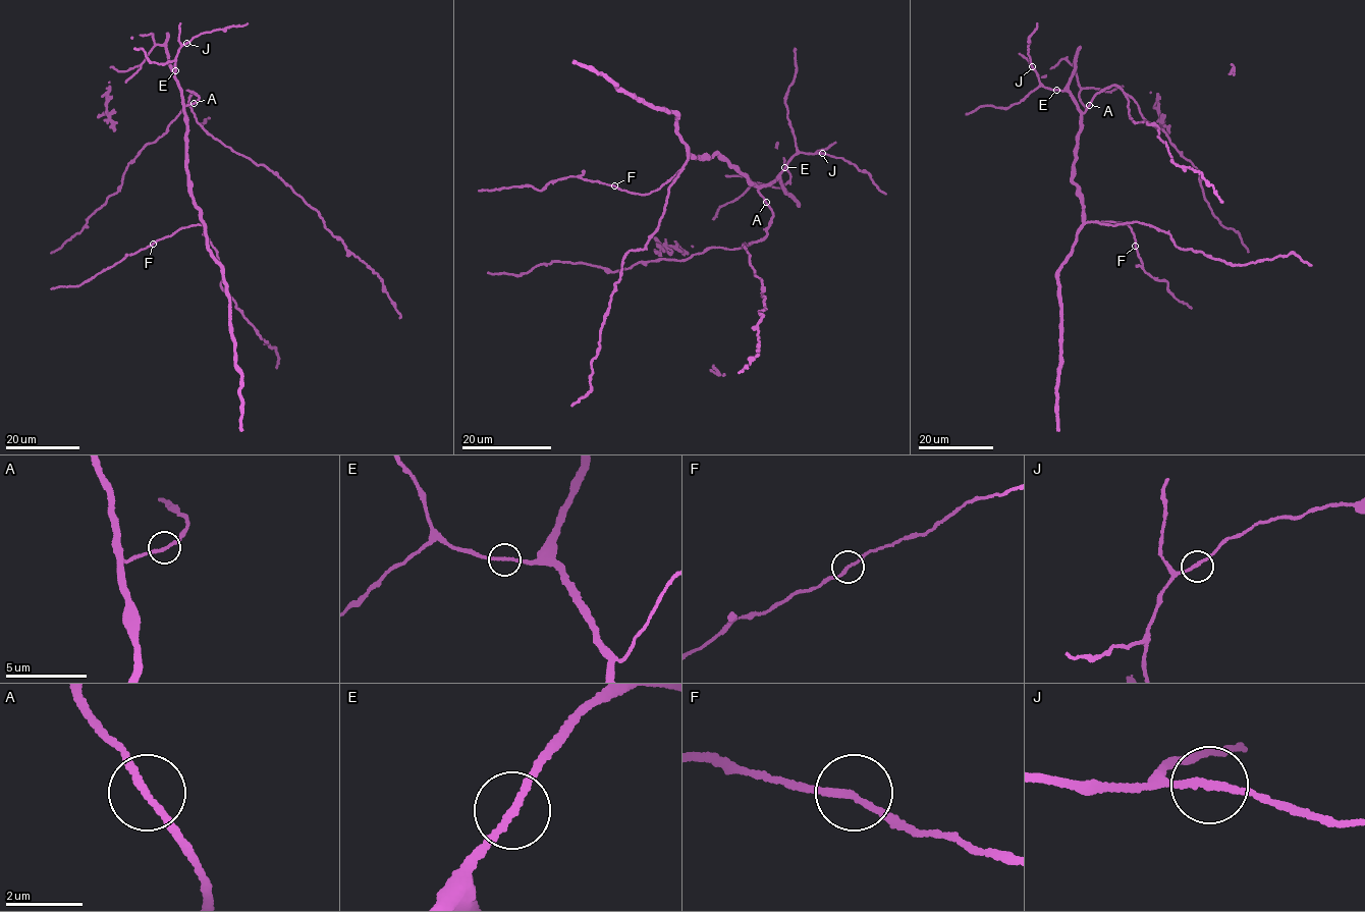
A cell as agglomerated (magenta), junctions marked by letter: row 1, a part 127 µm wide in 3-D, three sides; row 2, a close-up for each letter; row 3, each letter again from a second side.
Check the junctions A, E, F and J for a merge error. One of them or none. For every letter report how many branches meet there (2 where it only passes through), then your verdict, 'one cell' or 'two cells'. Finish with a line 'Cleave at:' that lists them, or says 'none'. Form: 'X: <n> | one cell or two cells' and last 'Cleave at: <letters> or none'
A: 2 | one cell
E: 2 | one cell
F: 2 | one cell
J: 2 | one cell
Cleave at: none

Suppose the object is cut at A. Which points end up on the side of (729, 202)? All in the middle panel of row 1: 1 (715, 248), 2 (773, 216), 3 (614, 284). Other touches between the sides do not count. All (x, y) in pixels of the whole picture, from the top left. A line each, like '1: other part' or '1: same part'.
1: other part
2: other part
3: same part

